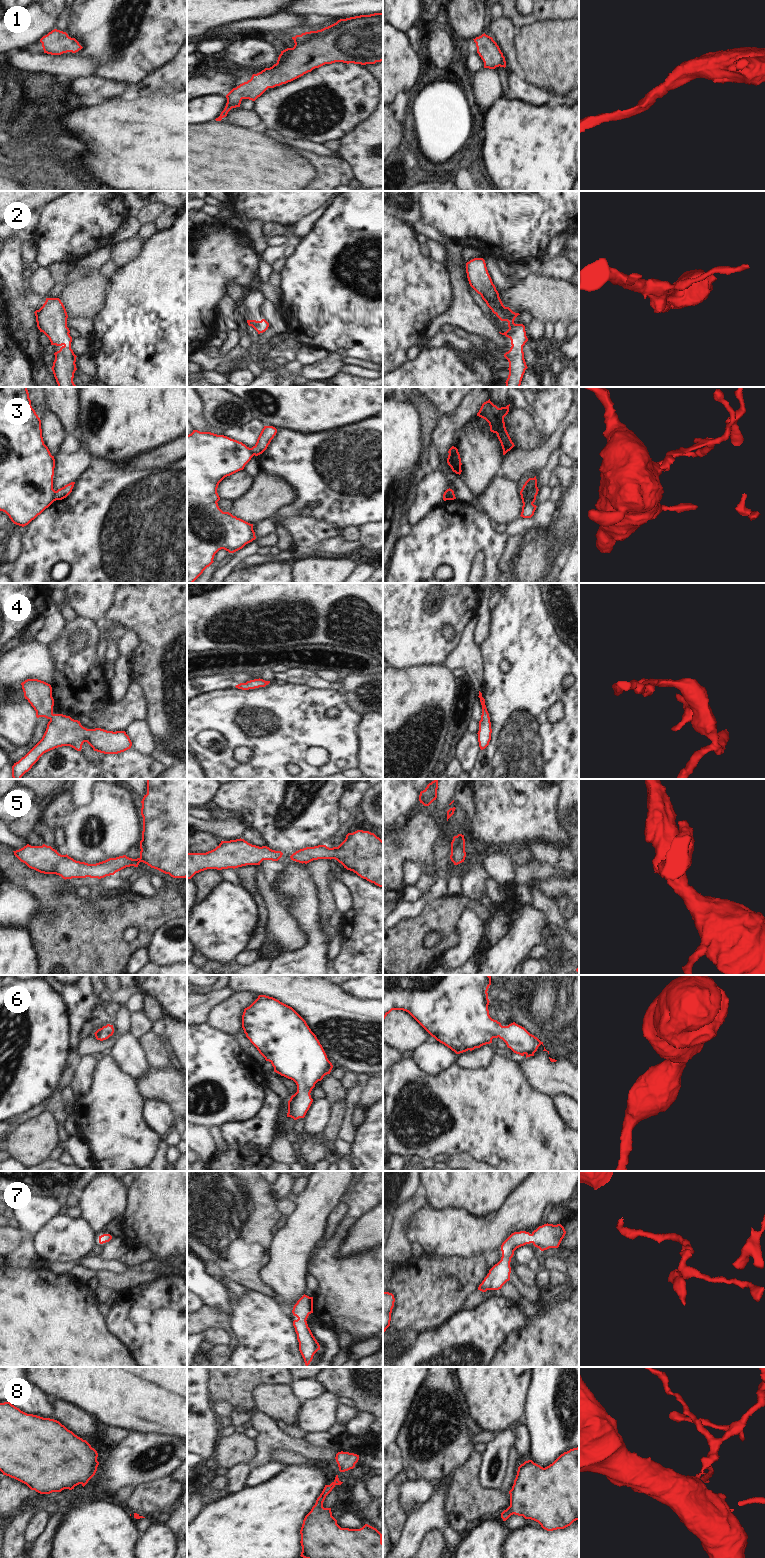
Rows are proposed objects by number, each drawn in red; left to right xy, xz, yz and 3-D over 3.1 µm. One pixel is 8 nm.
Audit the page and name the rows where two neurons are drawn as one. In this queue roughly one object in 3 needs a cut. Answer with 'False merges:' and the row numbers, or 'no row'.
False merges: 3

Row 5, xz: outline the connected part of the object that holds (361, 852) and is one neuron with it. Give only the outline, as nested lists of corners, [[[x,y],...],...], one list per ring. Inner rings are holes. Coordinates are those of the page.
[[[369,831],[348,833],[338,847],[318,845],[300,849],[290,858],[302,864],[318,859],[335,859],[347,870],[383,888],[383,841]]]

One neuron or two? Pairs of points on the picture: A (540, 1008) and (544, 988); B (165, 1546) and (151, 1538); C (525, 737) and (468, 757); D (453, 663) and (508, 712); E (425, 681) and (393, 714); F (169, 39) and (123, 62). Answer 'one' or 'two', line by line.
A: one
B: one
C: two
D: two
E: one
F: one

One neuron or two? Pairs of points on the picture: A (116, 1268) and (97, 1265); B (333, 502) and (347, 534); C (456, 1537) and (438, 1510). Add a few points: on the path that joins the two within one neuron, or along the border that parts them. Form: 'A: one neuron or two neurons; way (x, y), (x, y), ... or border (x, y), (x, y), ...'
A: one neuron; way (111, 1265), (102, 1265)
B: two neurons; border (358, 525), (348, 525), (341, 530)
C: one neuron; way (449, 1533), (438, 1522), (438, 1517)

